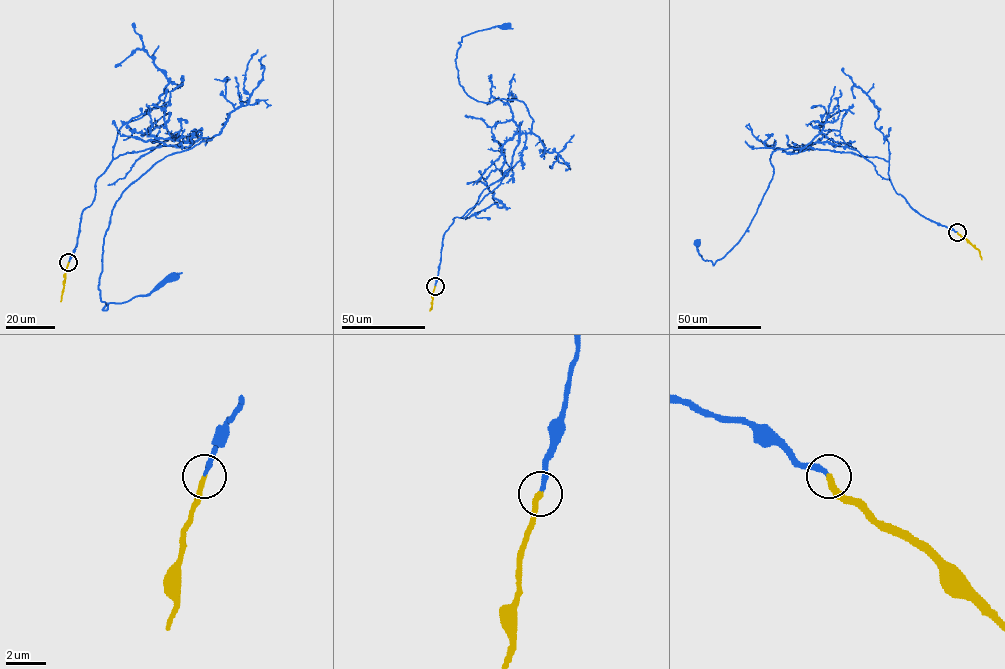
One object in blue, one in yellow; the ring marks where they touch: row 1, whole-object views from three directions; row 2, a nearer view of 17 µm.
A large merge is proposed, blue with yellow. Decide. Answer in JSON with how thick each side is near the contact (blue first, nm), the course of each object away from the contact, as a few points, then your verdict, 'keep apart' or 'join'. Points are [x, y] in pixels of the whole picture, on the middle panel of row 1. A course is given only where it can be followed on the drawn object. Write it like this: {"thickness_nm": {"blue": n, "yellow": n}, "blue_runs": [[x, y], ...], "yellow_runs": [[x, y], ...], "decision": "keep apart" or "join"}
{"thickness_nm": {"blue": 240, "yellow": 280}, "blue_runs": [[435, 286], [444, 233], [502, 176], [531, 129], [522, 101], [477, 101], [459, 84], [461, 38], [506, 26]], "yellow_runs": [[435, 286], [429, 310]], "decision": "join"}

